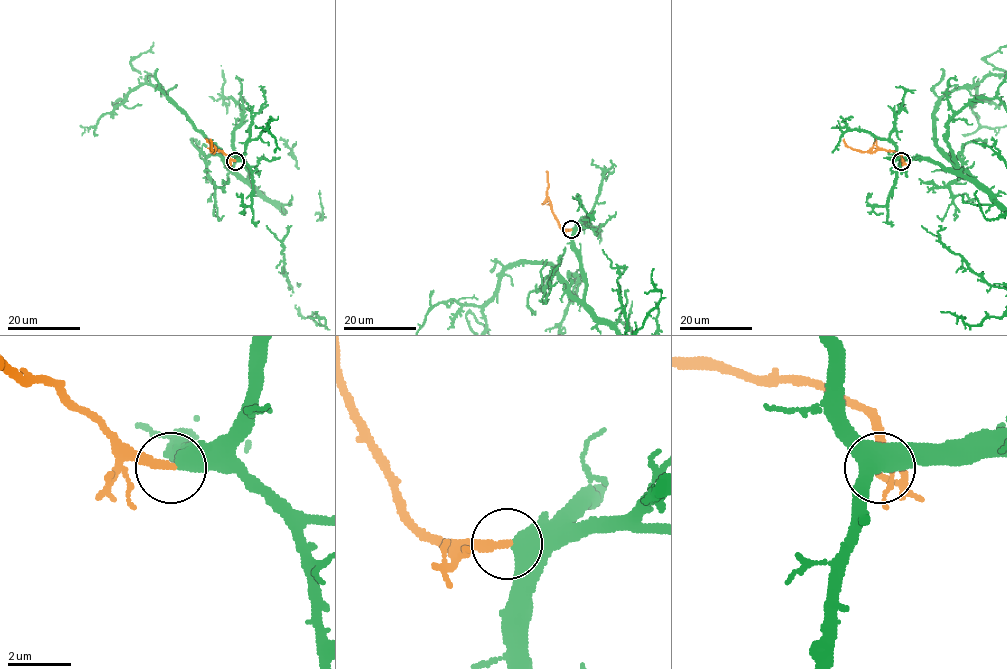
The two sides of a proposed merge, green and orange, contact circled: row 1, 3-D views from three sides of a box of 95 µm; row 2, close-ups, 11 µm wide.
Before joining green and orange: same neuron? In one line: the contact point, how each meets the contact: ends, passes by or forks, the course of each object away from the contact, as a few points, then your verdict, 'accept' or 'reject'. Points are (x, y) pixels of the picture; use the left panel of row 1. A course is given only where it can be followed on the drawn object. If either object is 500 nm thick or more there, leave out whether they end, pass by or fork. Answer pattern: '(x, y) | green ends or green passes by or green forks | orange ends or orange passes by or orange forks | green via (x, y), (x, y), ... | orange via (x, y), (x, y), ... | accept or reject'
(235, 161) | orange via (235, 160), (222, 151), (211, 151), (210, 139) | accept

